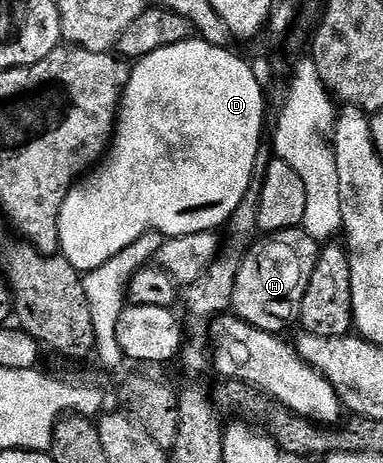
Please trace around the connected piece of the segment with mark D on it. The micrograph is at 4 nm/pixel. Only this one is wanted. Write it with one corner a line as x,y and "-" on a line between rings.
192,37
180,45
168,45
164,49
156,49
148,57
137,60
130,72
130,80
126,92
122,95
122,105
118,109
118,122
114,124
114,137
104,158
83,178
74,184
74,188
64,197
64,205
60,209
60,237
58,245
63,259
68,260
79,273
94,271
106,262
117,260
120,249
128,249
132,241
144,237
149,231
159,231
163,237
171,235
187,235
188,233
204,233
229,224
230,215
240,205
242,198
255,182
254,166
258,163
258,146
262,143
262,122
266,119
266,99
262,96
263,80
259,79
255,68
249,67
238,55
233,55
226,47
217,47
201,37

